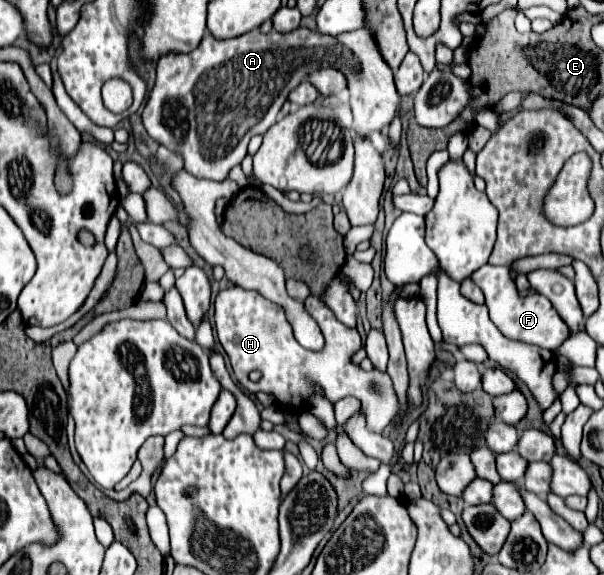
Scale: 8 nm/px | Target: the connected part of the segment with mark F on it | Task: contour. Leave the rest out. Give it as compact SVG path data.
M486 264L478 270L474 270L474 274L470 274L468 278L484 292L486 306L490 310L490 318L506 338L526 342L526 344L534 344L534 346L556 352L560 348L560 344L570 336L566 324L562 322L562 318L558 316L558 312L554 310L552 302L546 296L542 296L542 294L520 296L518 294L514 280L510 278L508 268Z

